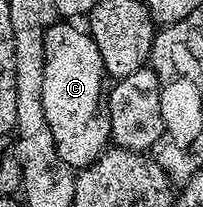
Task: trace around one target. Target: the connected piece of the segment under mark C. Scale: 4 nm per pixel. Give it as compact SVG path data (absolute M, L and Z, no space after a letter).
M74 22L58 23L62 24L51 23L44 34L44 58L40 62L40 71L44 74L44 115L55 139L56 154L70 169L81 170L97 160L111 143L110 113L104 110L108 99L108 77L104 58L100 58L100 50L96 50L96 42L89 31L85 27L77 28Z

